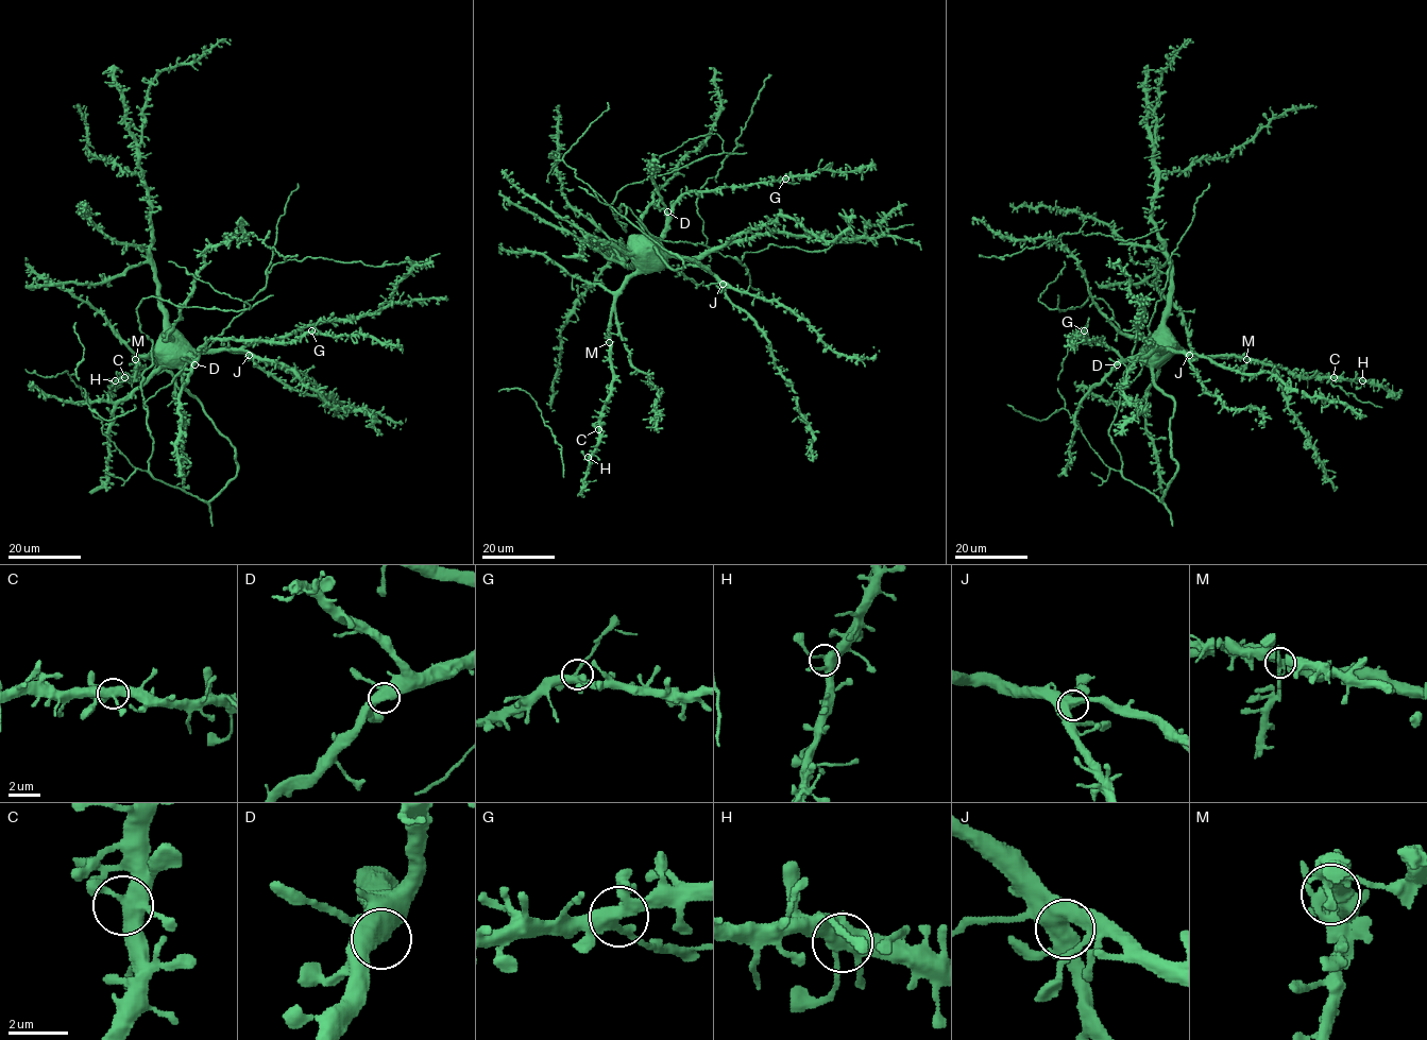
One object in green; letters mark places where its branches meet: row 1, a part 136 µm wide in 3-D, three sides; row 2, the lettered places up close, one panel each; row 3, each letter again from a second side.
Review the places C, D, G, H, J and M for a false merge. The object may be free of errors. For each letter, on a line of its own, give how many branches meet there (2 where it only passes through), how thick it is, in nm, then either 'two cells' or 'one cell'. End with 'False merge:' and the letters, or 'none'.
C: branches 4; calibre 420 nm; one cell
D: branches 4; calibre 460 nm; one cell
G: branches 4; calibre 400 nm; one cell
H: branches 4; calibre 440 nm; one cell
J: branches 4; calibre 500 nm; one cell
M: branches 4; calibre 360 nm; two cells
False merge: M

